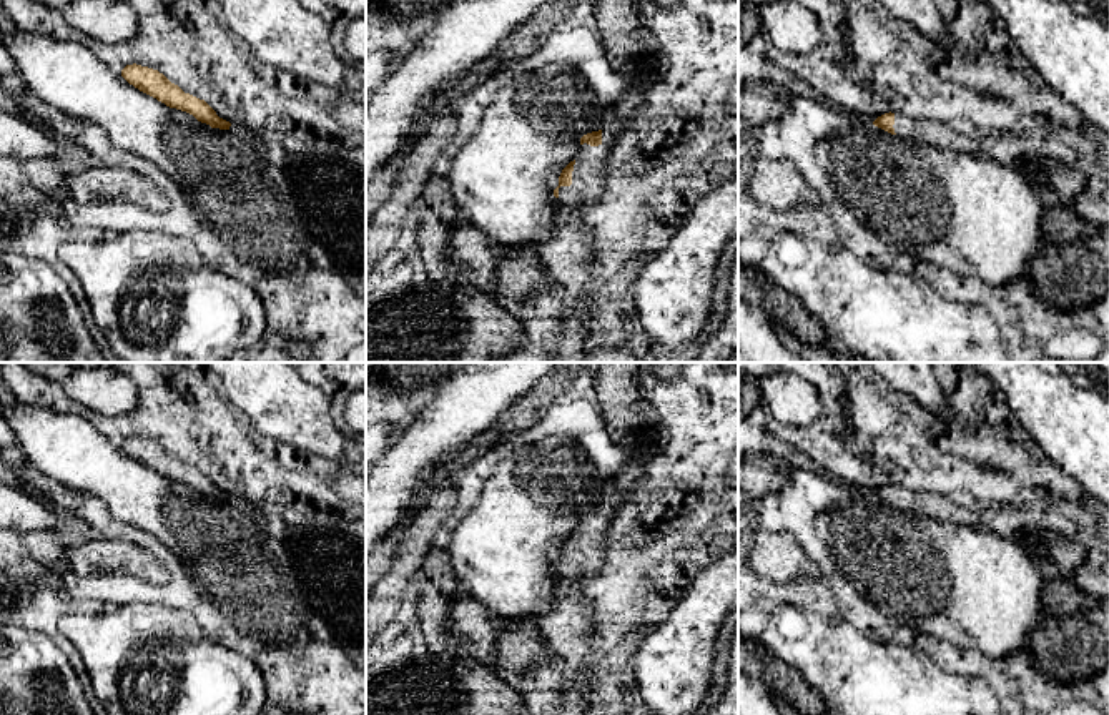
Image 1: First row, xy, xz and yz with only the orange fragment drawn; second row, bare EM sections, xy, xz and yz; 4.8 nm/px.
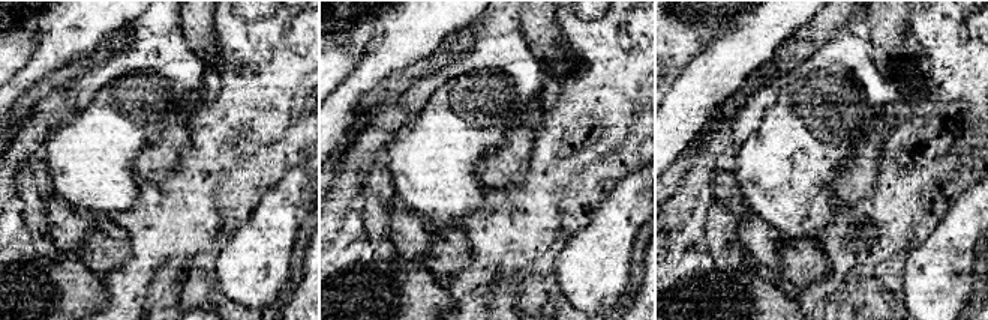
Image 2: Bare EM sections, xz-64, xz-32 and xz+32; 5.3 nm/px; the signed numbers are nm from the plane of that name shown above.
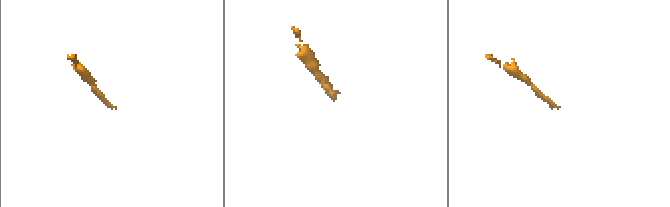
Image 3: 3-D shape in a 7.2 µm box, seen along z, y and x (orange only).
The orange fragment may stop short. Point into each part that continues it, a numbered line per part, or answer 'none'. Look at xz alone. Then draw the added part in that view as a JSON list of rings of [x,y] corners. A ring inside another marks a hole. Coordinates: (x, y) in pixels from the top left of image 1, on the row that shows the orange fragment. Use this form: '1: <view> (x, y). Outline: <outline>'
1: xz (591, 162). Outline: [[[609,128],[602,130],[602,143],[580,145],[575,155],[572,185],[559,188],[559,201],[569,206],[582,206],[599,200],[604,193],[607,161],[614,146]]]

